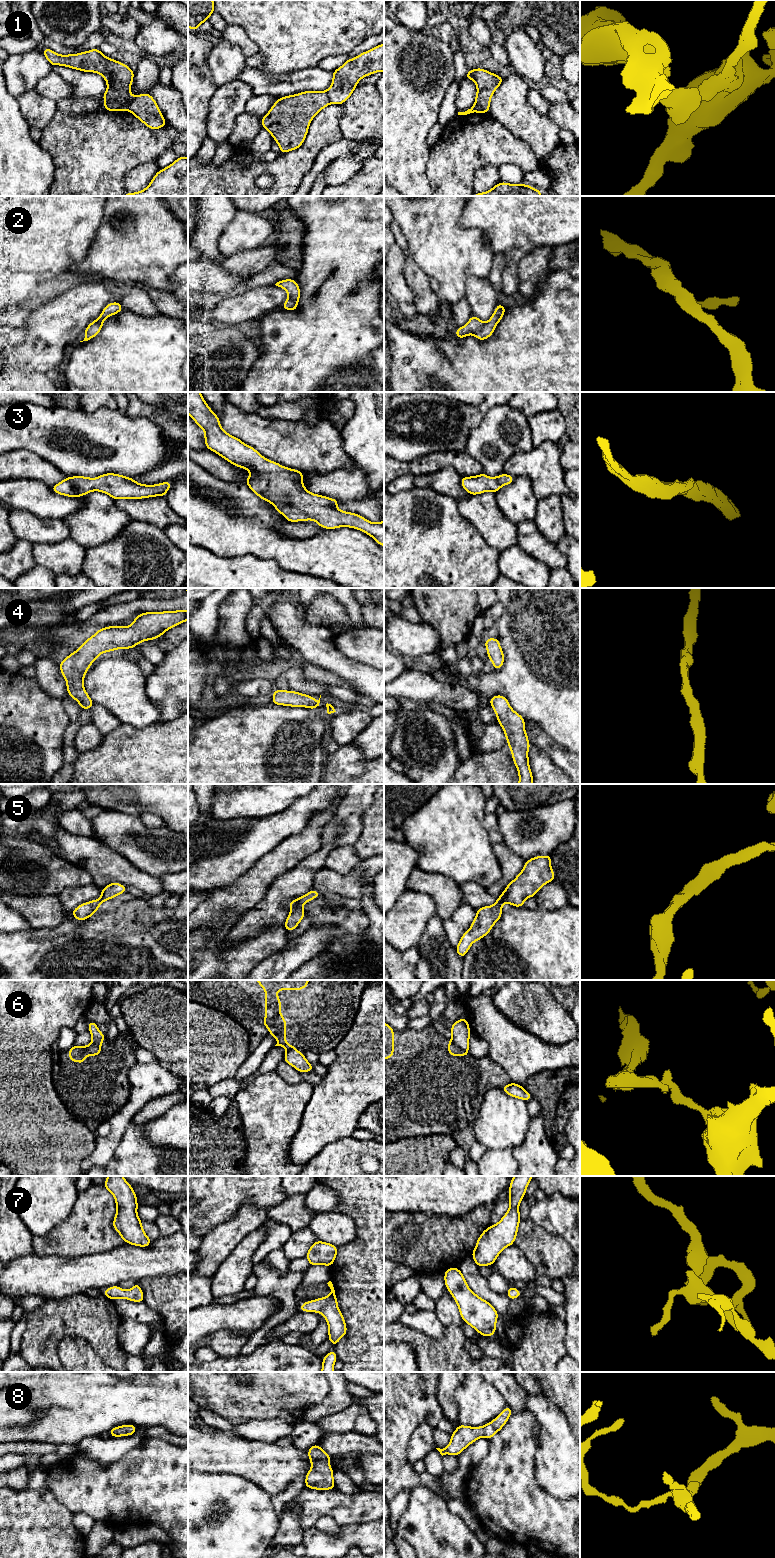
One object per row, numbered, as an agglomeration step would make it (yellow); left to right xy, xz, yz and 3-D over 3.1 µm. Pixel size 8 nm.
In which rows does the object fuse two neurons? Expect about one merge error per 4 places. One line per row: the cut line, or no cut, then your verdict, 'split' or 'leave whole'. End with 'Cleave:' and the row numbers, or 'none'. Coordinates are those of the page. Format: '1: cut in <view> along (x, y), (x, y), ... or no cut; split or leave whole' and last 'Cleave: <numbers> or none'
1: cut in xy along (134, 97), (127, 109); split
2: no cut; leave whole
3: no cut; leave whole
4: no cut; leave whole
5: no cut; leave whole
6: cut in yz along (452, 1039), (467, 1052); split
7: no cut; leave whole
8: no cut; leave whole
Cleave: 1, 6

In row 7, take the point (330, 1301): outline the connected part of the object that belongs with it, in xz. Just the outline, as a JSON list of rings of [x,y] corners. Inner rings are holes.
[[[331,1281],[328,1286],[331,1293],[328,1296],[306,1301],[299,1306],[299,1311],[316,1312],[322,1314],[328,1324],[328,1340],[336,1347],[337,1343],[347,1333],[345,1319],[338,1308],[338,1301]]]

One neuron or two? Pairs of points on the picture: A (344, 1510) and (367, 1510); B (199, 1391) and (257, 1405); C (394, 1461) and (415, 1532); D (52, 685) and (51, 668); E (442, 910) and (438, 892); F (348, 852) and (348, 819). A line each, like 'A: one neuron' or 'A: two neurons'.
A: one neuron
B: one neuron
C: two neurons
D: one neuron
E: one neuron
F: two neurons

